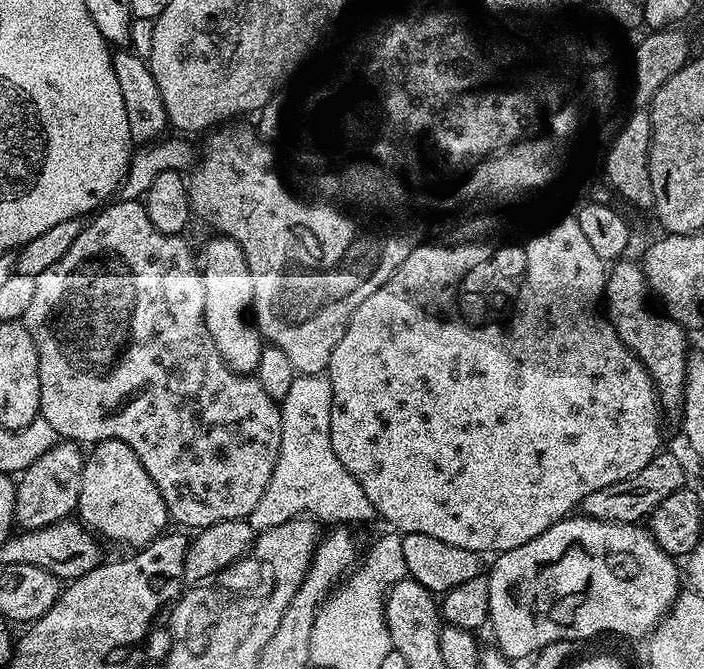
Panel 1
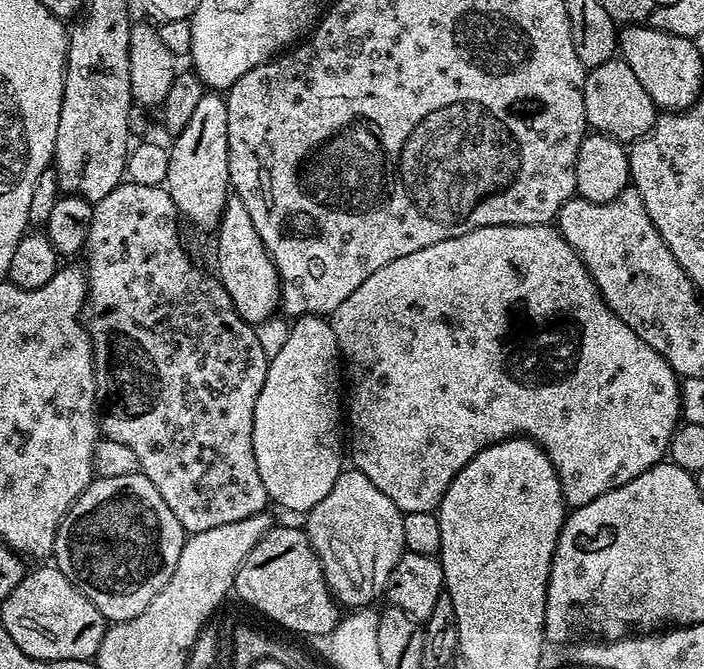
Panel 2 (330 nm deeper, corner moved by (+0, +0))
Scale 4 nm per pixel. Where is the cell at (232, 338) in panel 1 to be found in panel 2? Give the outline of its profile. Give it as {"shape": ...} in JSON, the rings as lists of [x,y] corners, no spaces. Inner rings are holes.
{"shape":[[[205,94],[194,109],[186,130],[171,141],[168,148],[168,179],[166,187],[177,213],[200,228],[220,227],[222,210],[230,195],[228,182],[228,123],[226,99],[220,94]]]}

